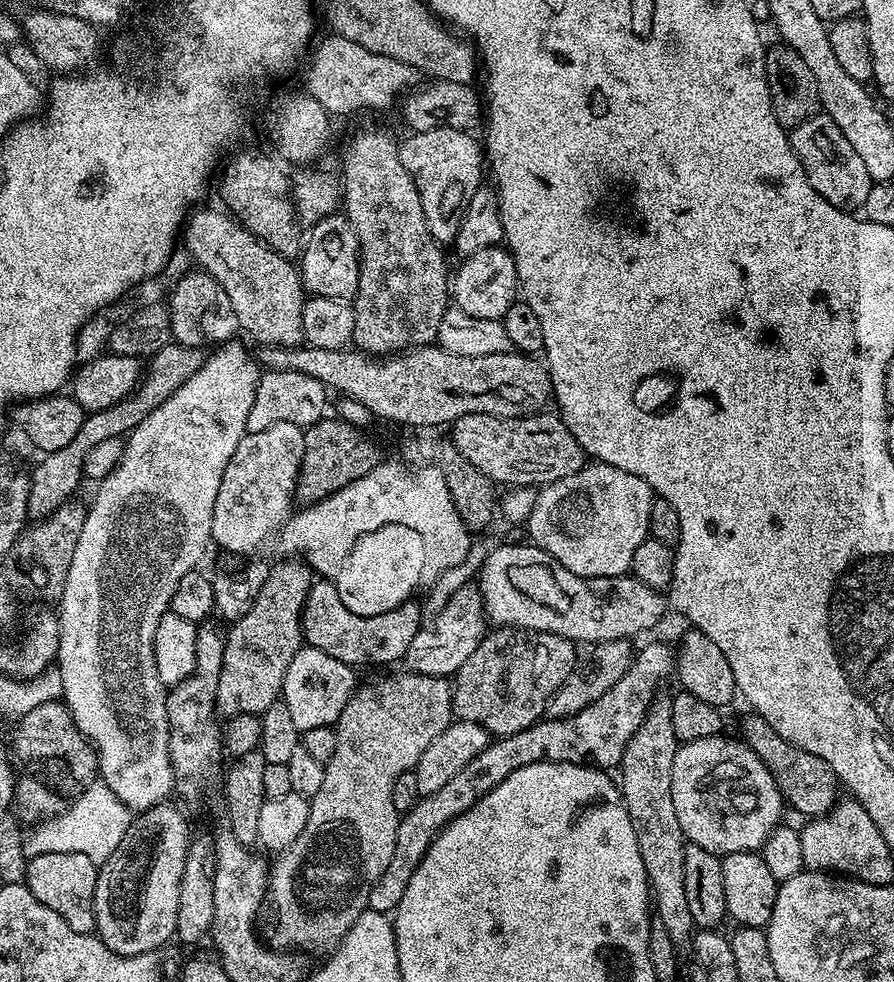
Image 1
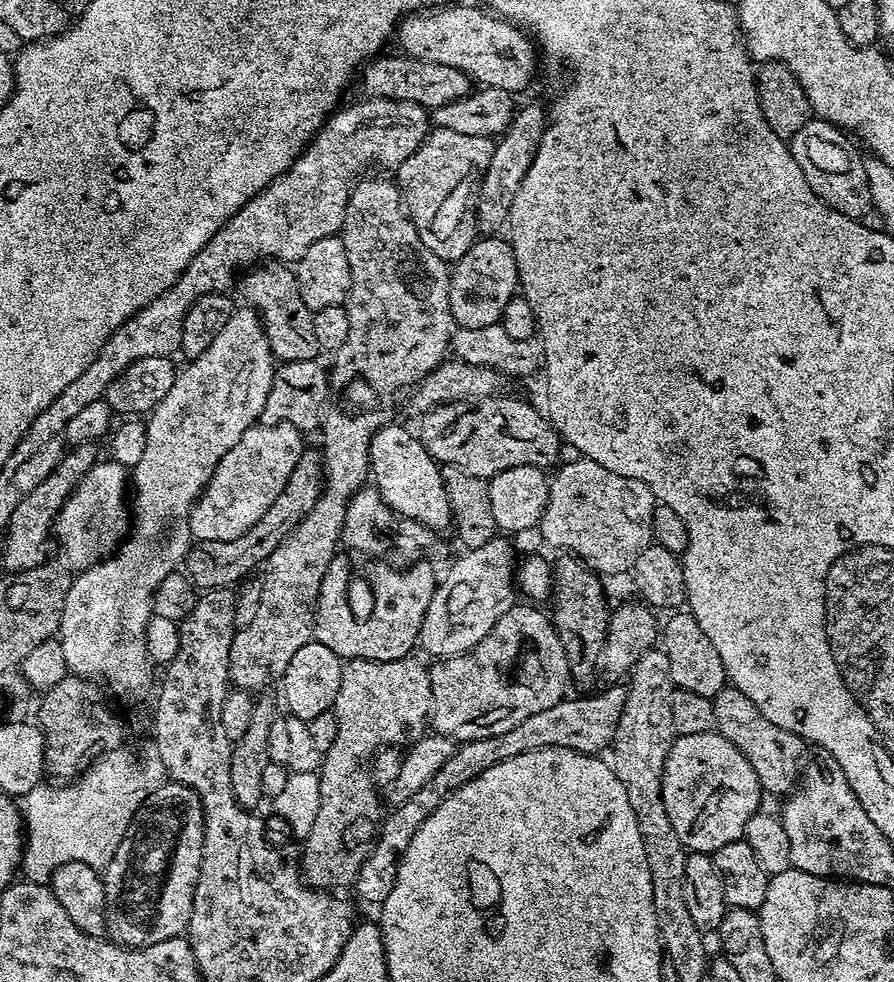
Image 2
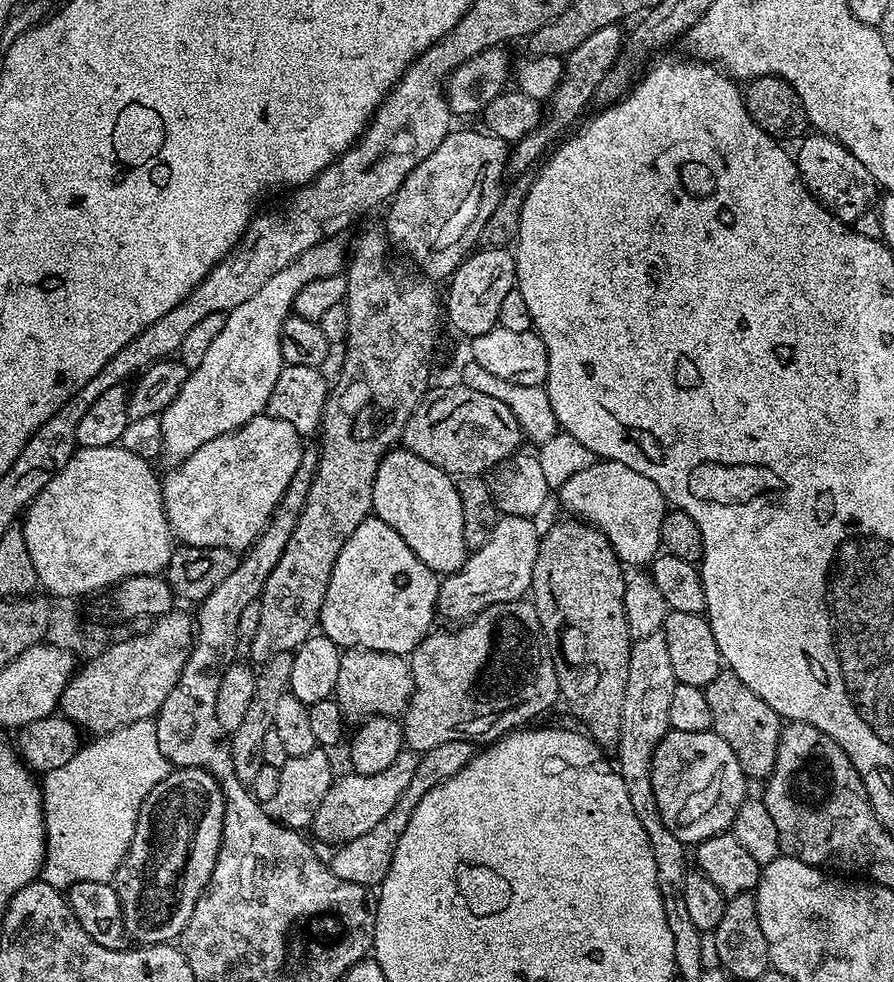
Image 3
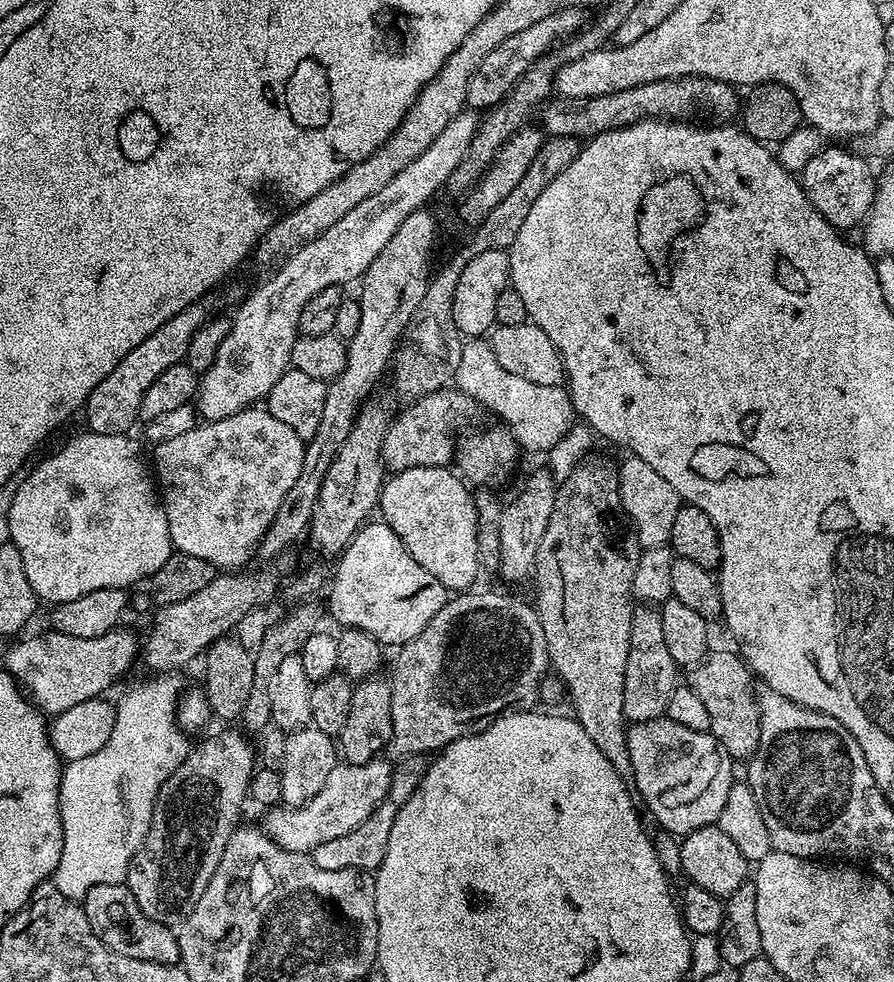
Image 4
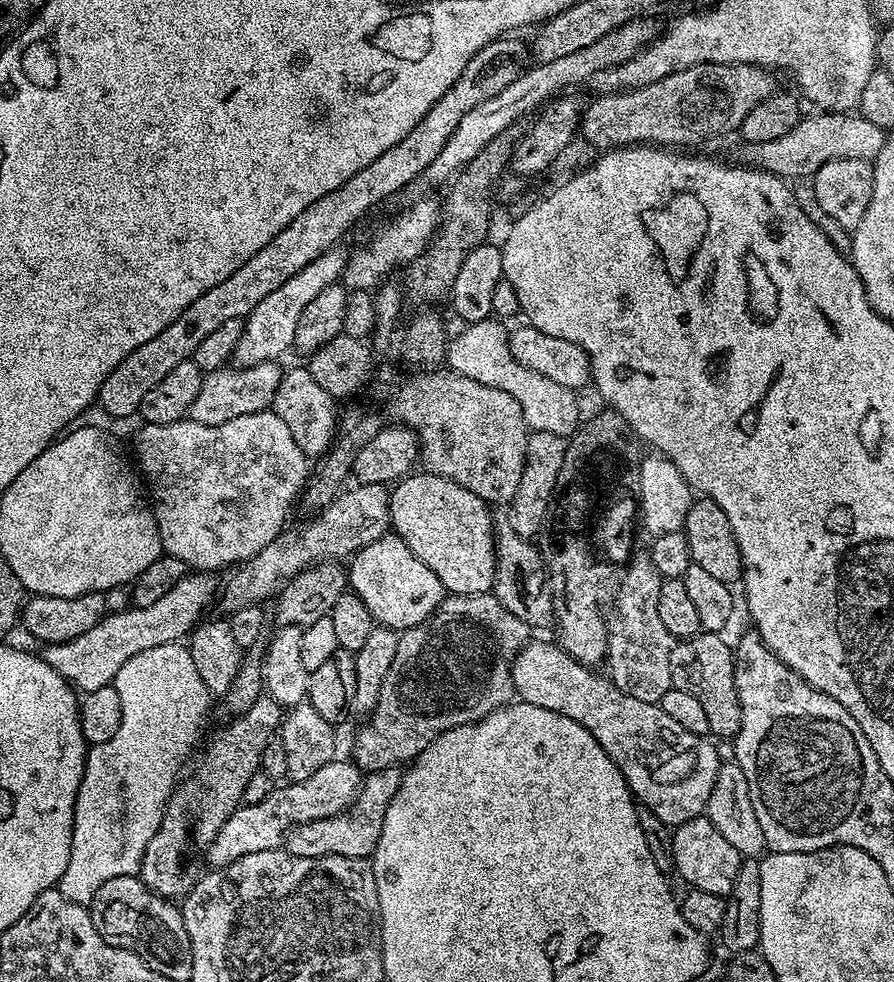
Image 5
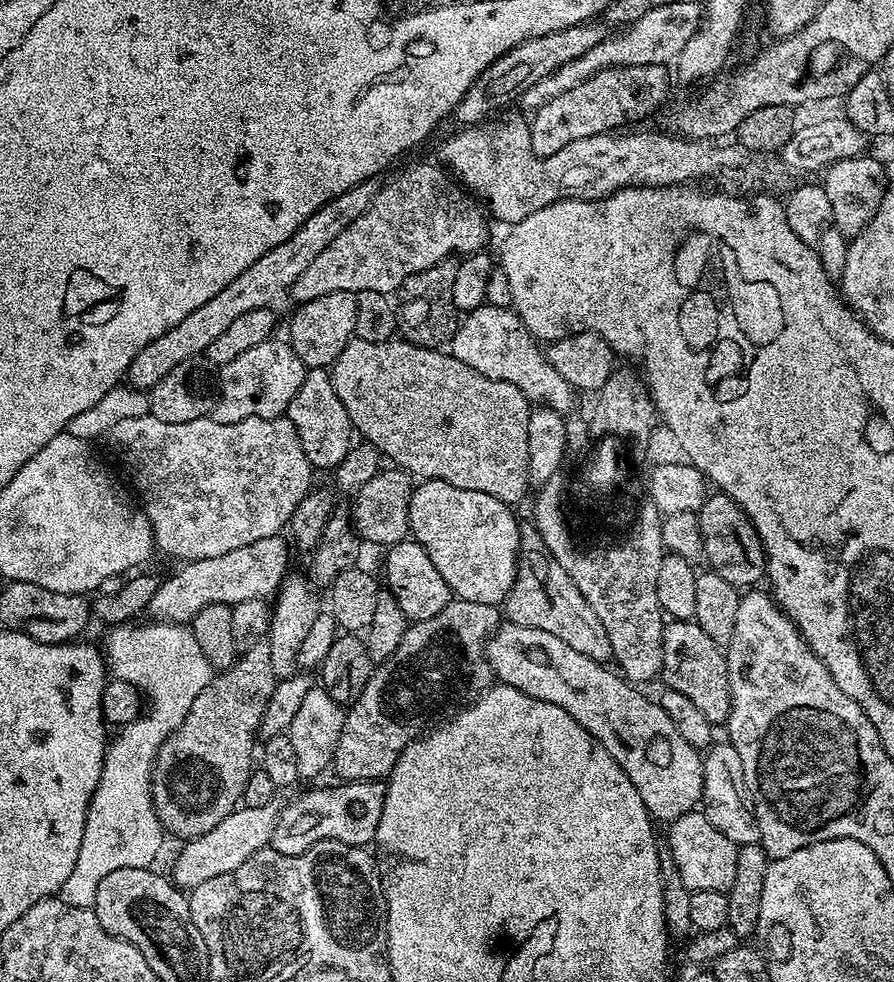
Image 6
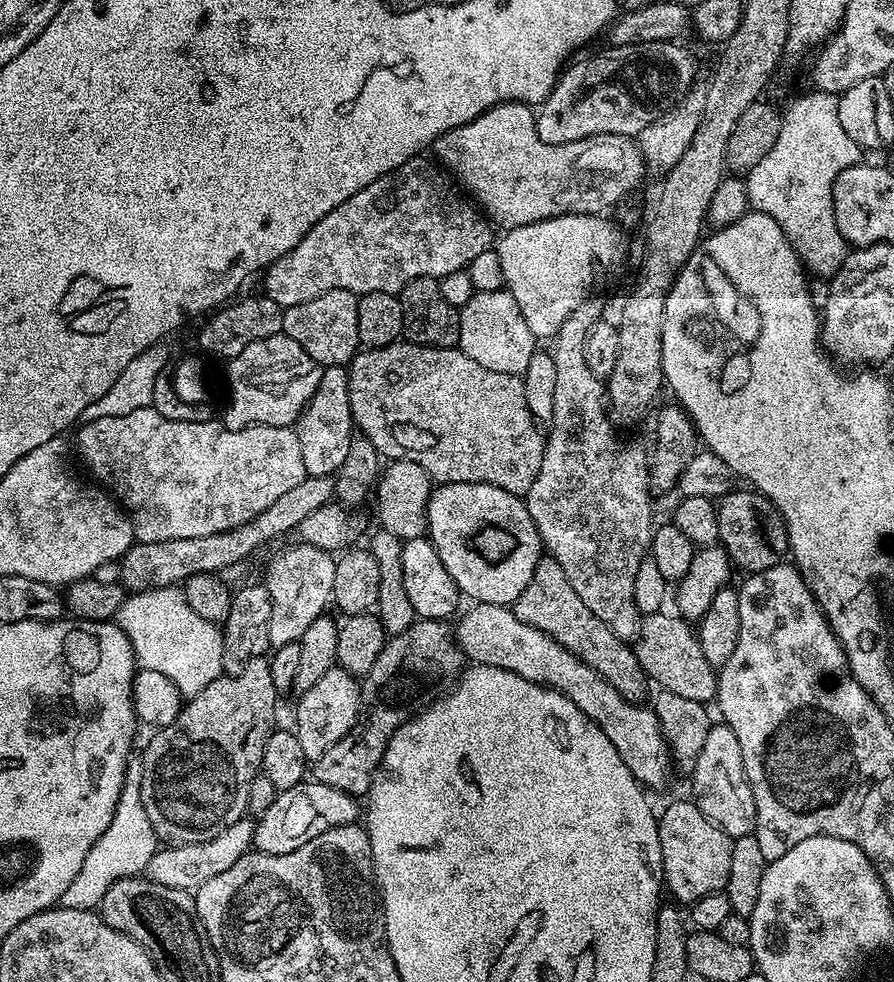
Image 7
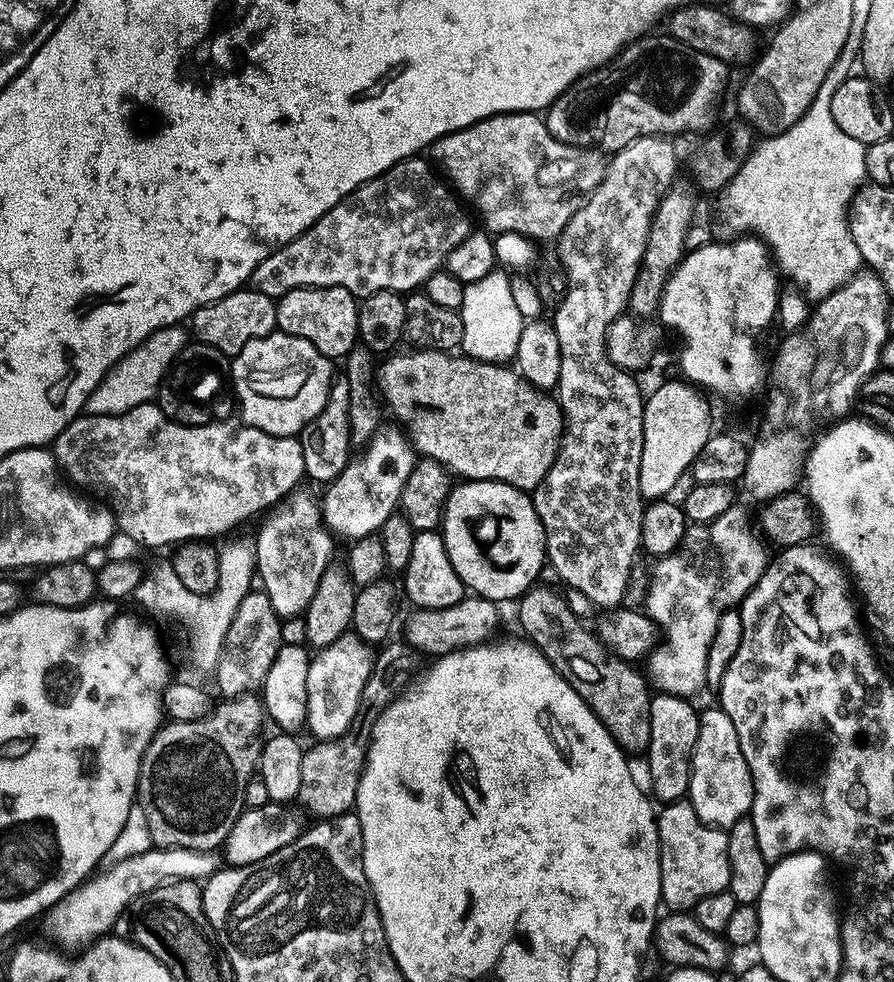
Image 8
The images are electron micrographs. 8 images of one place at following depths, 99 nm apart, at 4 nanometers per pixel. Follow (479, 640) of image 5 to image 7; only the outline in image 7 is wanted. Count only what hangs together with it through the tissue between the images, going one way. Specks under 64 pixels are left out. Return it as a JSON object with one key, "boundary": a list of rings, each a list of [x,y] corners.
{"boundary":[[[419,618],[402,634],[385,643],[382,654],[363,677],[360,689],[361,705],[366,706],[368,720],[361,719],[338,743],[330,746],[322,758],[311,765],[315,783],[342,790],[357,798],[367,797],[372,780],[384,762],[384,751],[390,738],[418,710],[440,699],[460,679],[466,667],[466,657],[454,642],[454,632],[443,620]]]}

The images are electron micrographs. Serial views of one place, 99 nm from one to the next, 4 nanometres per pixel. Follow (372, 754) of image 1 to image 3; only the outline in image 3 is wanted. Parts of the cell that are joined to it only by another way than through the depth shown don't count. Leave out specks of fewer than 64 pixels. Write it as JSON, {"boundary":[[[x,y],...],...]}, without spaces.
{"boundary":[[[346,648],[341,651],[334,699],[345,721],[363,722],[371,716],[399,717],[408,707],[413,690],[412,666],[405,657],[365,648]]]}

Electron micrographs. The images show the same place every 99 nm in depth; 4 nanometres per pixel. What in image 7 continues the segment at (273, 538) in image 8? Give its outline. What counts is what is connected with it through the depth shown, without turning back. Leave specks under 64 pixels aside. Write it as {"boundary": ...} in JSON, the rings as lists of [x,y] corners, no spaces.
{"boundary":[[[292,542],[289,548],[284,548],[268,564],[268,579],[266,585],[270,592],[272,613],[269,620],[269,642],[273,649],[286,646],[288,643],[297,643],[306,634],[310,622],[314,618],[325,615],[326,609],[332,604],[332,591],[334,590],[334,570],[336,561],[333,553],[324,552],[313,544],[301,544]]]}

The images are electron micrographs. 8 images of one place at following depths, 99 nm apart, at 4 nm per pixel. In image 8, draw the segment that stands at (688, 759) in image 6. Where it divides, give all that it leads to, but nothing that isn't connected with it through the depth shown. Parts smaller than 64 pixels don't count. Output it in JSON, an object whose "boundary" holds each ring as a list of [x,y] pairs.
{"boundary":[[[475,594],[465,595],[464,599],[459,600],[454,606],[416,608],[404,628],[405,634],[408,635],[405,636],[407,643],[425,657],[439,658],[463,648],[473,648],[491,641],[495,637],[492,635],[496,632],[496,623],[500,620],[496,608],[497,605],[493,601],[484,600]]]}

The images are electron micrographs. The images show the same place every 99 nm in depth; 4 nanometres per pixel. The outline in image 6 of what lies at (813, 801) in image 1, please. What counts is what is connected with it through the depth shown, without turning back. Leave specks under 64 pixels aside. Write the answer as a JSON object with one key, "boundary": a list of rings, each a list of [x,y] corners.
{"boundary":[[[695,619],[672,620],[664,625],[662,638],[662,666],[660,676],[665,689],[690,698],[694,706],[714,726],[725,723],[730,714],[730,678],[725,649],[702,631]]]}

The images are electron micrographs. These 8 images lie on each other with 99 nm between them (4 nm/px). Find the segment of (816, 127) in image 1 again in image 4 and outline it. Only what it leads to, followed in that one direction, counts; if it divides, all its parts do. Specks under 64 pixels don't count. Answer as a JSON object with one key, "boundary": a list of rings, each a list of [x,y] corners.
{"boundary":[[[821,147],[810,162],[806,162],[803,172],[799,173],[800,185],[814,205],[833,224],[837,230],[863,225],[872,208],[872,198],[876,195],[877,177],[872,177],[868,164],[860,156],[847,152],[844,148]]]}

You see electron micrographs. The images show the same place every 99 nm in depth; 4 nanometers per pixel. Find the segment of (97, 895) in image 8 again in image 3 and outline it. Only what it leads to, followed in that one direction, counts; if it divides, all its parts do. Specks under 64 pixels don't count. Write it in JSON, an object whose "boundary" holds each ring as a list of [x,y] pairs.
{"boundary":[[[405,750],[398,754],[398,758],[394,758],[394,766],[386,766],[382,774],[347,774],[348,776],[342,777],[341,780],[339,777],[330,786],[326,798],[322,798],[316,817],[312,819],[310,832],[318,839],[332,844],[331,846],[339,846],[374,830],[374,826],[378,826],[378,822],[382,822],[382,818],[386,818],[386,814],[394,810],[398,798],[402,798],[403,792],[406,791],[406,786],[410,786],[414,779],[414,770],[418,770],[419,761],[420,756],[417,753]]]}

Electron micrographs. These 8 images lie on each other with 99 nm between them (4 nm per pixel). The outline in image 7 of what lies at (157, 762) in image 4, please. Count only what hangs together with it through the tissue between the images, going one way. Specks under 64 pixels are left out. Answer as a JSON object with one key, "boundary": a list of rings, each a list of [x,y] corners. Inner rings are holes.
{"boundary":[[[179,587],[125,595],[114,623],[126,634],[137,665],[166,674],[166,678],[178,686],[181,697],[197,696],[206,690],[206,686],[210,686],[210,682],[225,675],[222,662],[223,631],[217,625],[206,622],[206,618],[194,614]],[[139,759],[128,761],[128,773],[124,775],[122,794],[118,798],[118,806],[114,810],[114,818],[110,826],[90,846],[90,854],[86,854],[86,862],[82,862],[82,870],[66,886],[66,894],[62,894],[59,907],[70,910],[86,910],[87,912],[99,909],[102,898],[114,882],[127,876],[140,876],[150,862],[150,858],[158,851],[158,841],[154,834],[154,826],[150,826],[150,818],[146,818],[146,806],[142,806],[142,770]]]}

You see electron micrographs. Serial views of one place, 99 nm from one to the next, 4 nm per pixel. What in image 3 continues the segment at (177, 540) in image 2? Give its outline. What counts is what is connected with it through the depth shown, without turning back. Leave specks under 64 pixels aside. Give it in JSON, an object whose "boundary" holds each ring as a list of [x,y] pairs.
{"boundary":[[[333,238],[315,244],[297,260],[290,262],[290,266],[278,270],[278,274],[274,274],[274,278],[266,278],[266,286],[262,286],[262,290],[258,290],[258,294],[246,298],[246,302],[242,302],[242,306],[234,306],[234,310],[227,313],[226,326],[222,326],[218,338],[214,338],[214,343],[210,345],[210,351],[202,358],[202,363],[189,371],[182,390],[178,390],[178,398],[174,398],[174,402],[170,402],[167,410],[159,415],[165,457],[169,456],[172,462],[182,461],[190,454],[194,454],[194,450],[198,450],[198,446],[227,432],[233,432],[236,428],[241,428],[246,422],[250,422],[267,409],[270,394],[274,390],[274,382],[278,382],[278,374],[286,366],[282,358],[280,335],[286,318],[293,315],[294,298],[298,298],[298,290],[302,290],[302,286],[306,286],[306,282],[314,282],[318,278],[327,276],[341,275],[346,264],[346,248],[343,248],[339,244],[340,242],[339,239]]]}

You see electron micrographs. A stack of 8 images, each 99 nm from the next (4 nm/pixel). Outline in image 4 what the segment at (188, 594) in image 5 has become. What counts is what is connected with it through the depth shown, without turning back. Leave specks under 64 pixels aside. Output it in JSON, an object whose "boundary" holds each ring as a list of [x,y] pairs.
{"boundary":[[[117,626],[98,638],[74,638],[55,630],[47,631],[20,638],[25,640],[17,639],[3,667],[48,718],[70,710],[70,706],[78,706],[78,702],[104,696],[107,688],[137,660],[142,648],[136,632],[127,627]]]}

